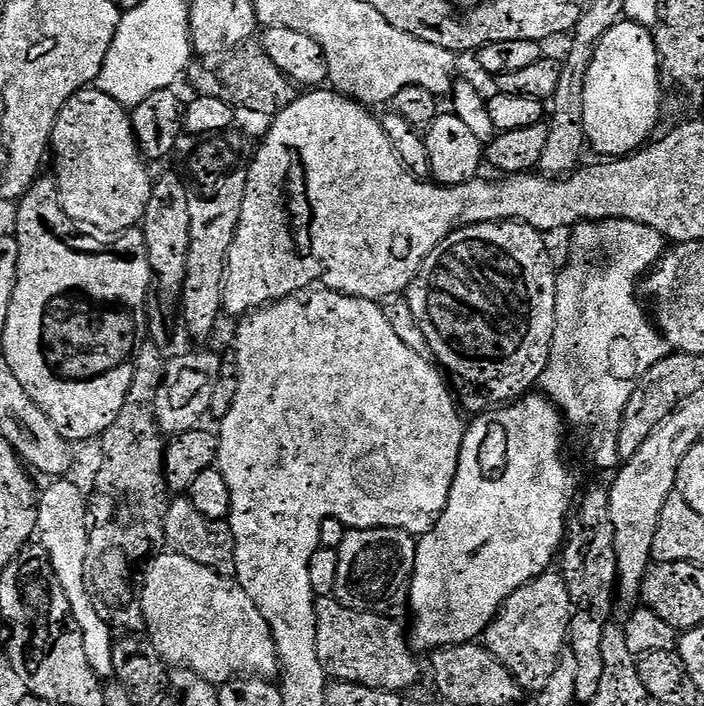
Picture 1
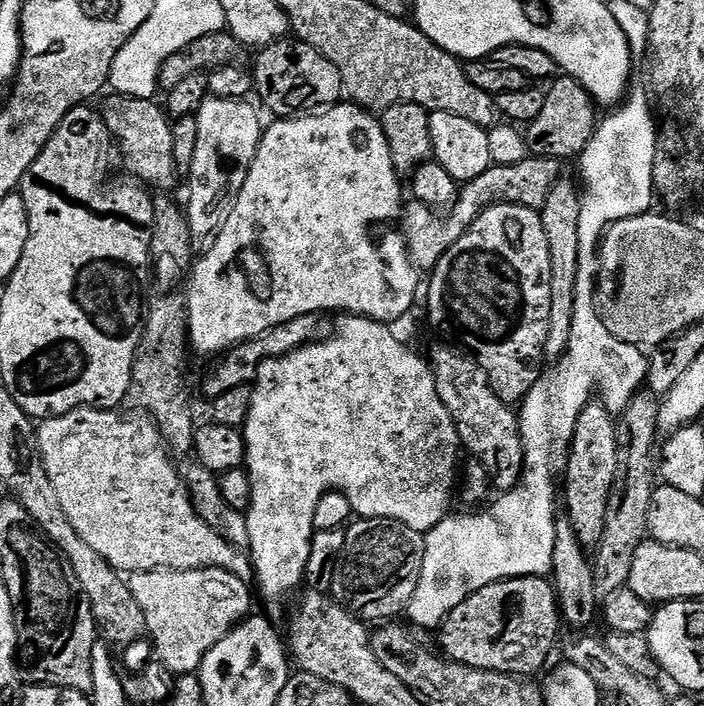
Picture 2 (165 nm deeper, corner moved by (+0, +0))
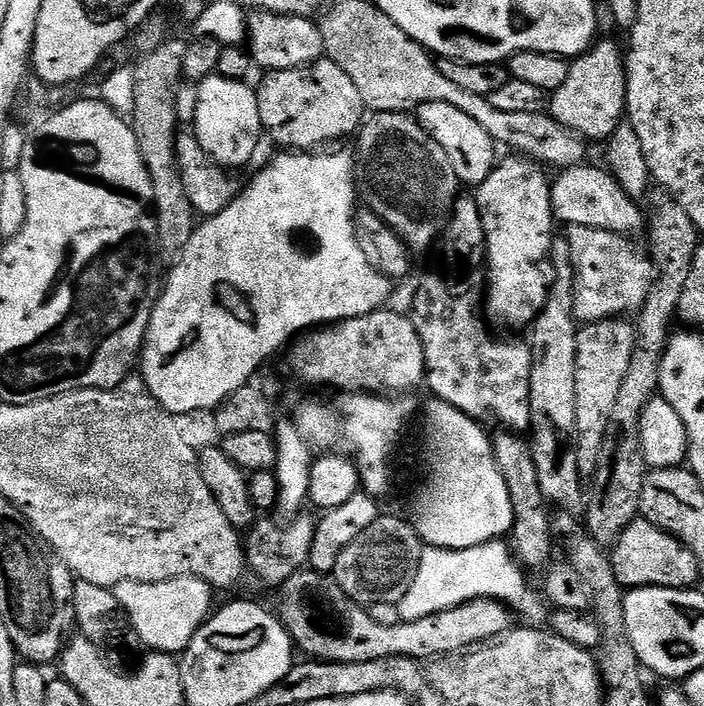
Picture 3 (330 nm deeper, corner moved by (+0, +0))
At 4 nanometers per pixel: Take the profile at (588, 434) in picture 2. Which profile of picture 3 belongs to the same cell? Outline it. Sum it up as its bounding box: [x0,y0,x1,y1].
[575,319,635,477]

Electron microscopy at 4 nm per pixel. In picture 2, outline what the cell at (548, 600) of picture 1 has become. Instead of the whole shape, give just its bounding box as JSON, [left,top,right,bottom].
[438,576,558,678]

